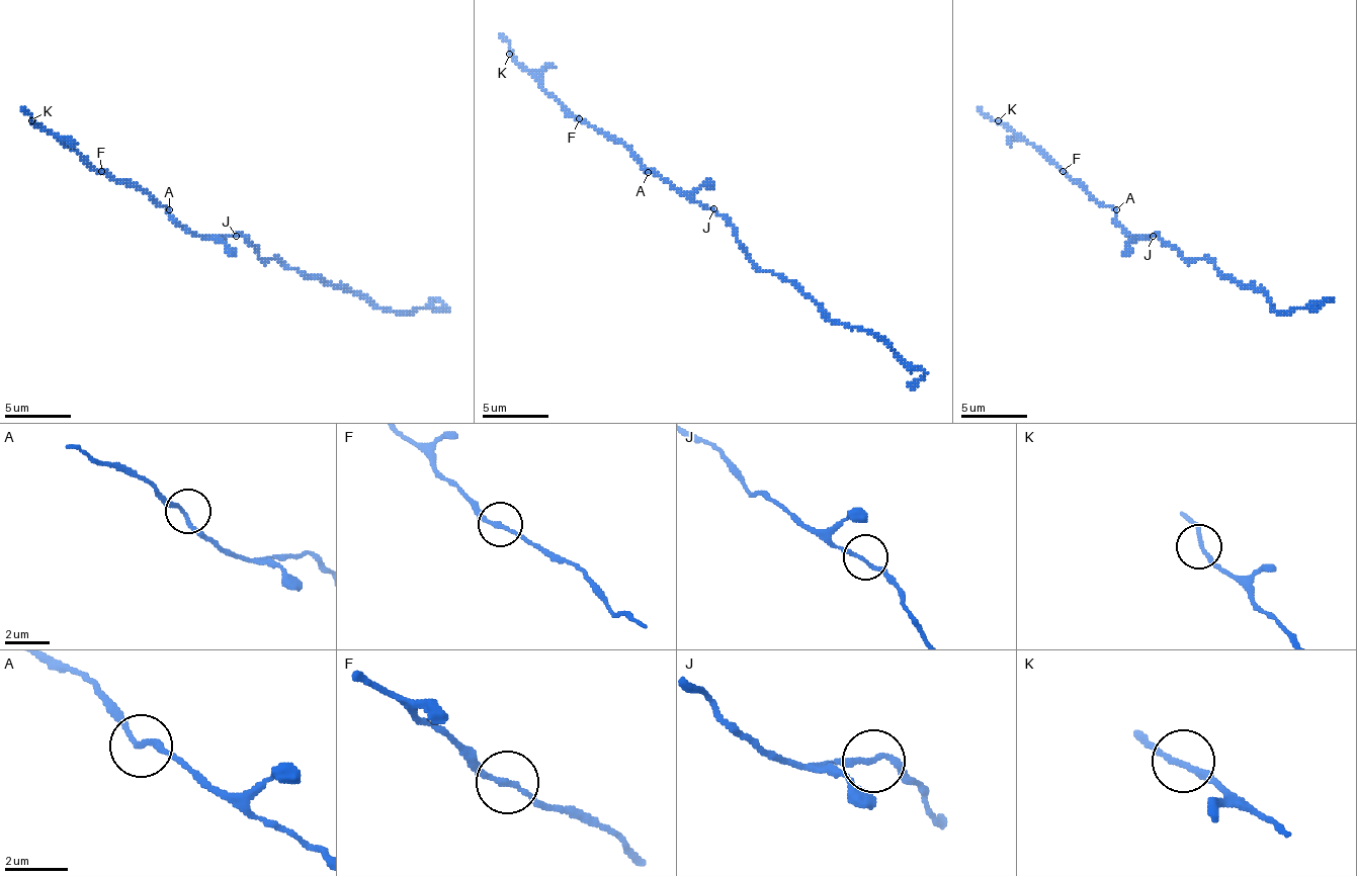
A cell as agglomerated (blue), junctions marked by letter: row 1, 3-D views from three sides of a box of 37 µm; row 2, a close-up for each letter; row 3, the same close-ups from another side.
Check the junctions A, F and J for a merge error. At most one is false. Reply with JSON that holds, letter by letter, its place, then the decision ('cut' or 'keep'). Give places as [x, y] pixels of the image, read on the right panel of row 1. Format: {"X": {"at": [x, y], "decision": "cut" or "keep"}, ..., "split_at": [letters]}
{"A": {"at": [1116, 209], "decision": "keep"}, "F": {"at": [1063, 171], "decision": "keep"}, "J": {"at": [1153, 236], "decision": "keep"}, "split_at": []}

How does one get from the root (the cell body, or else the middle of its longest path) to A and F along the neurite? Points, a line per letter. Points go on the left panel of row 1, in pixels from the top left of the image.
A: (236, 236), (195, 236), (169, 209)
F: (236, 236), (195, 236), (143, 189), (126, 186), (100, 170)

